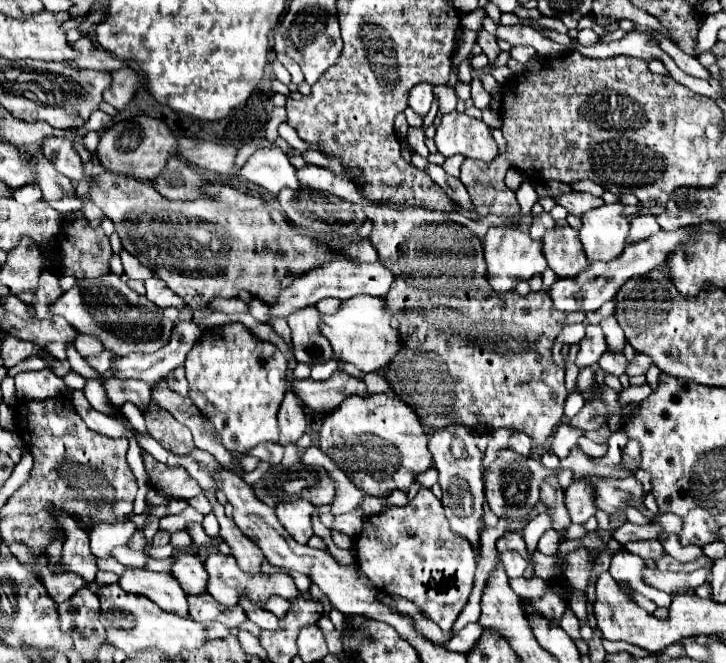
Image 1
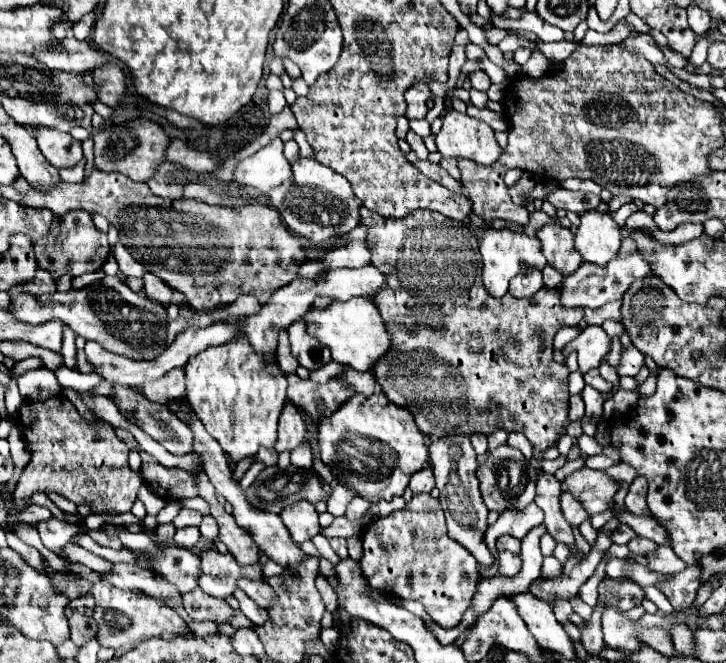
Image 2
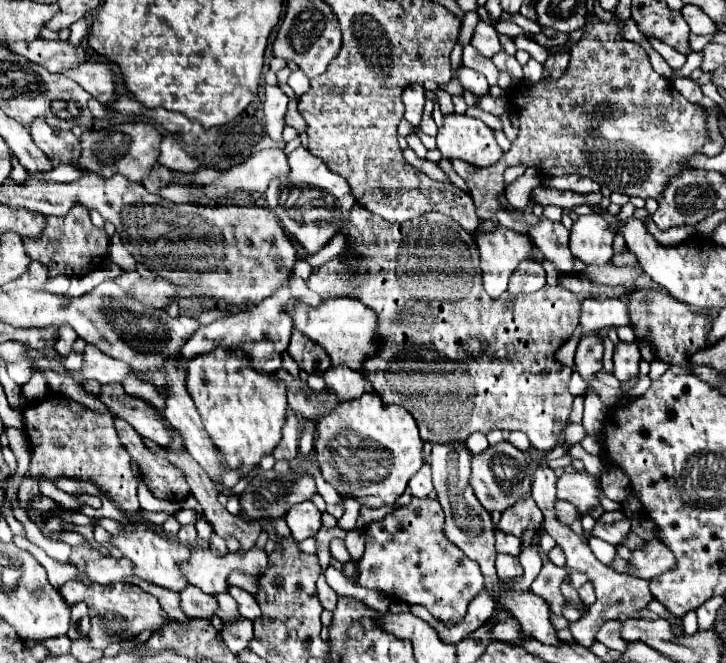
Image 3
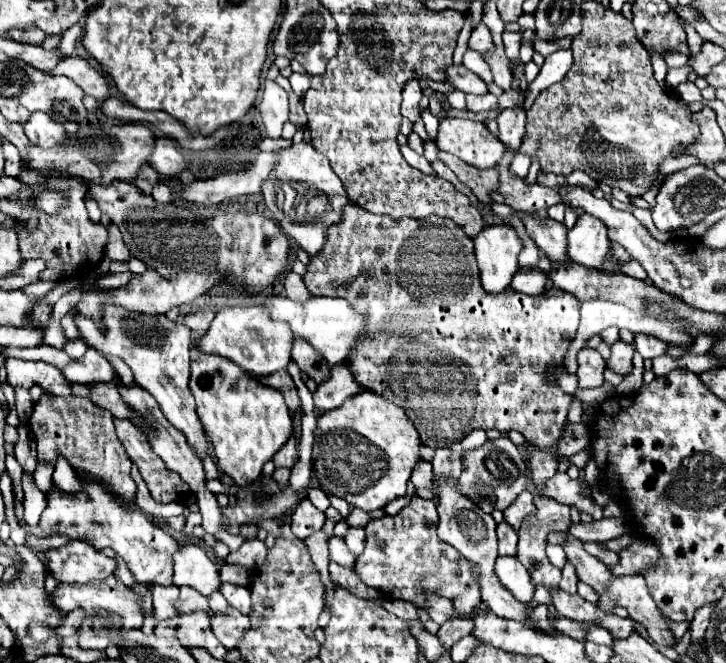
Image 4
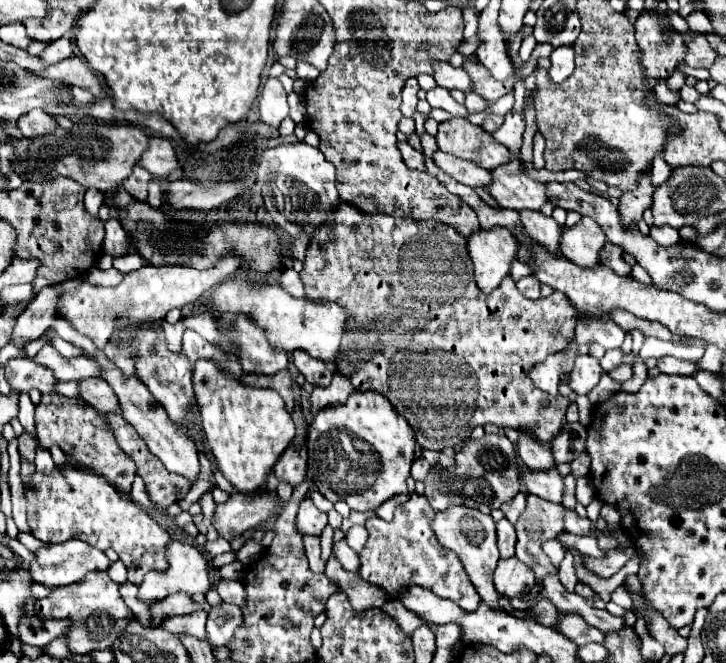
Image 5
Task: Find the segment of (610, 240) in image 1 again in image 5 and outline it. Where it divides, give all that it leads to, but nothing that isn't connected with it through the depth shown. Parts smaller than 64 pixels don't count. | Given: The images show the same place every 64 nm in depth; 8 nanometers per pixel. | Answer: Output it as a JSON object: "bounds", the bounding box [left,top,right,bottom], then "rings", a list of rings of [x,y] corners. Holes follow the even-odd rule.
{"bounds":[560,216,606,266],"rings":[[[582,216],[582,220],[572,228],[564,228],[560,244],[562,256],[568,256],[568,260],[572,260],[574,264],[596,266],[598,252],[606,244],[606,236],[596,220],[592,220],[590,216]]]}

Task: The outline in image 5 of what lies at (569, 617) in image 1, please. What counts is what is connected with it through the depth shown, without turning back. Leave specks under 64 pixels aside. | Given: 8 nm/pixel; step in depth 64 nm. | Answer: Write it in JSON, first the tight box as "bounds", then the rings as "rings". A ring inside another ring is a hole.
{"bounds":[516,496,566,580],"rings":[[[528,496],[528,508],[524,510],[524,514],[518,518],[516,524],[516,534],[518,534],[518,542],[516,542],[516,558],[524,560],[526,566],[536,574],[538,580],[544,580],[550,574],[558,574],[558,568],[550,562],[550,558],[544,554],[542,544],[550,538],[556,538],[562,530],[564,530],[564,514],[566,508],[562,504],[552,504],[540,496]]]}

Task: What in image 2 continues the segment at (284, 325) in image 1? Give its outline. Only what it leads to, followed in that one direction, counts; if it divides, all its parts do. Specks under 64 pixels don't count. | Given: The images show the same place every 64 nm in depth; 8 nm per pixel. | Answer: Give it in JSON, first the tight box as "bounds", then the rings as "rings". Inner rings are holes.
{"bounds":[277,329,299,374],"rings":[[[281,329],[279,331],[277,355],[280,369],[285,372],[285,374],[296,372],[299,363],[291,354],[291,346],[287,329]]]}

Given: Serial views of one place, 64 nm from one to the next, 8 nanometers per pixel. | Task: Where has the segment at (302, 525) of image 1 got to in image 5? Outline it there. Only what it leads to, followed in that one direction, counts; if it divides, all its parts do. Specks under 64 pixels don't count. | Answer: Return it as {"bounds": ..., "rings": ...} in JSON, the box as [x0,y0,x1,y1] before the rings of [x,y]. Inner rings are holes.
{"bounds":[296,498,328,534],"rings":[[[304,498],[300,502],[300,510],[296,516],[296,528],[300,534],[322,534],[324,526],[328,524],[328,518],[324,512],[320,512],[310,498]]]}

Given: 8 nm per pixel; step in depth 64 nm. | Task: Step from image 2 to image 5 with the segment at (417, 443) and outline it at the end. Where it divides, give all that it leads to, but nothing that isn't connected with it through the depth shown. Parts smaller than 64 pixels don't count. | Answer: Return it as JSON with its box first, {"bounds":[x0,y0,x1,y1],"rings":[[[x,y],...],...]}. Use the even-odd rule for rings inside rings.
{"bounds":[308,392,416,512],"rings":[[[354,392],[344,404],[320,410],[308,428],[308,478],[332,502],[344,500],[352,510],[368,512],[398,494],[408,494],[406,480],[416,458],[414,430],[406,418],[378,392]]]}

